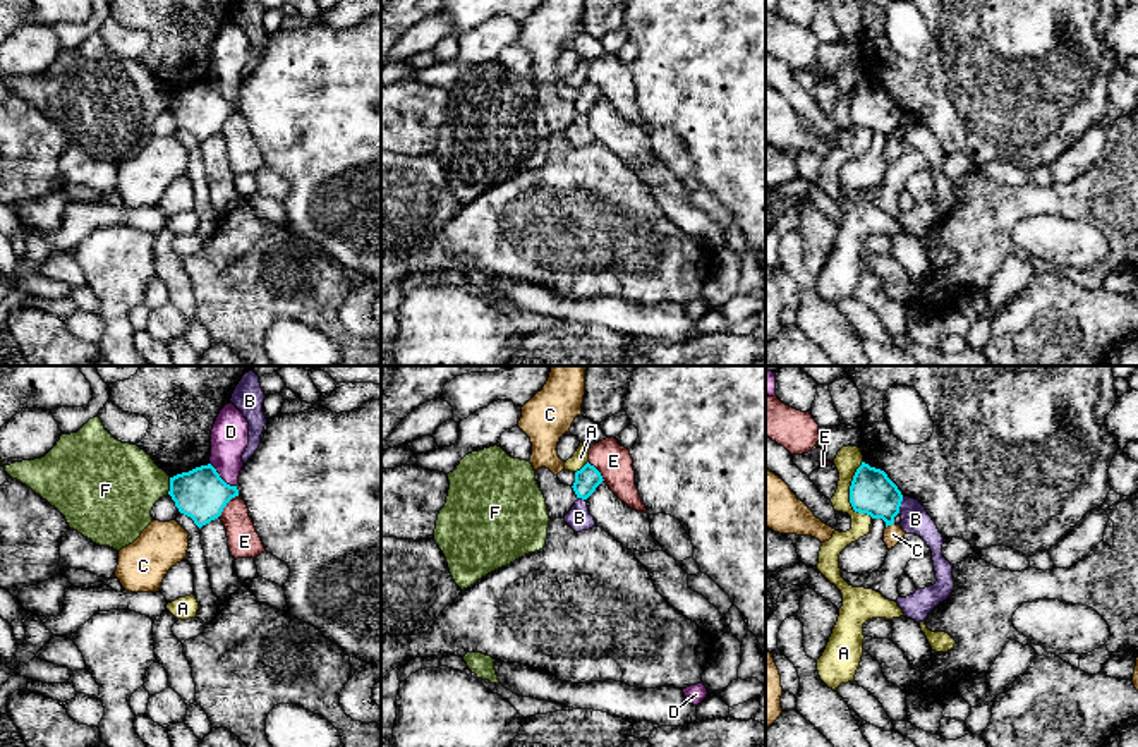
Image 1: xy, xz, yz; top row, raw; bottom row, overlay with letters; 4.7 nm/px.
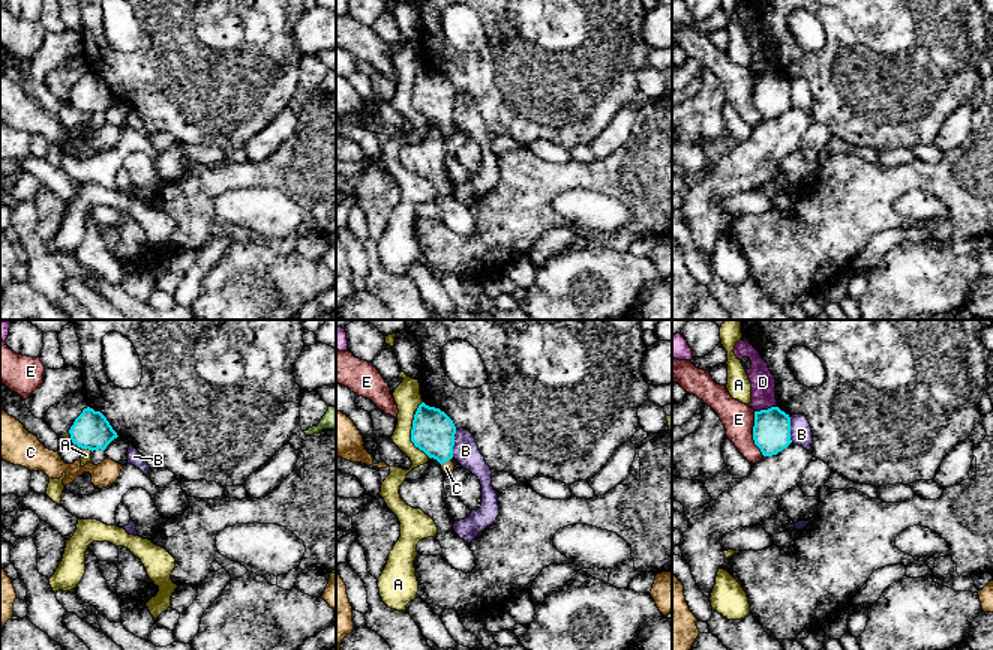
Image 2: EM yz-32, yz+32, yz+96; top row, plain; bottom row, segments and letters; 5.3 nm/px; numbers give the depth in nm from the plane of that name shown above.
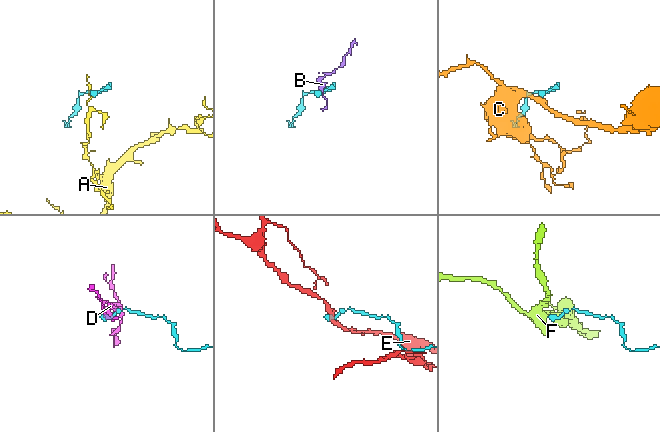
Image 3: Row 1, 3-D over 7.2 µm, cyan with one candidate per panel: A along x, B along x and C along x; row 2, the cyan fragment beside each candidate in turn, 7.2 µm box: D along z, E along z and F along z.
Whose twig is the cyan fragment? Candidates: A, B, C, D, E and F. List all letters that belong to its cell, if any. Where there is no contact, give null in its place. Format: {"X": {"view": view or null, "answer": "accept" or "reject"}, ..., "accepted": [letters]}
{"A": {"view": "yz", "answer": "reject"}, "B": {"view": "yz", "answer": "reject"}, "C": {"view": "yz", "answer": "accept"}, "D": {"view": "xy", "answer": "reject"}, "E": {"view": "xy", "answer": "reject"}, "F": {"view": "xy", "answer": "reject"}, "accepted": ["C"]}

